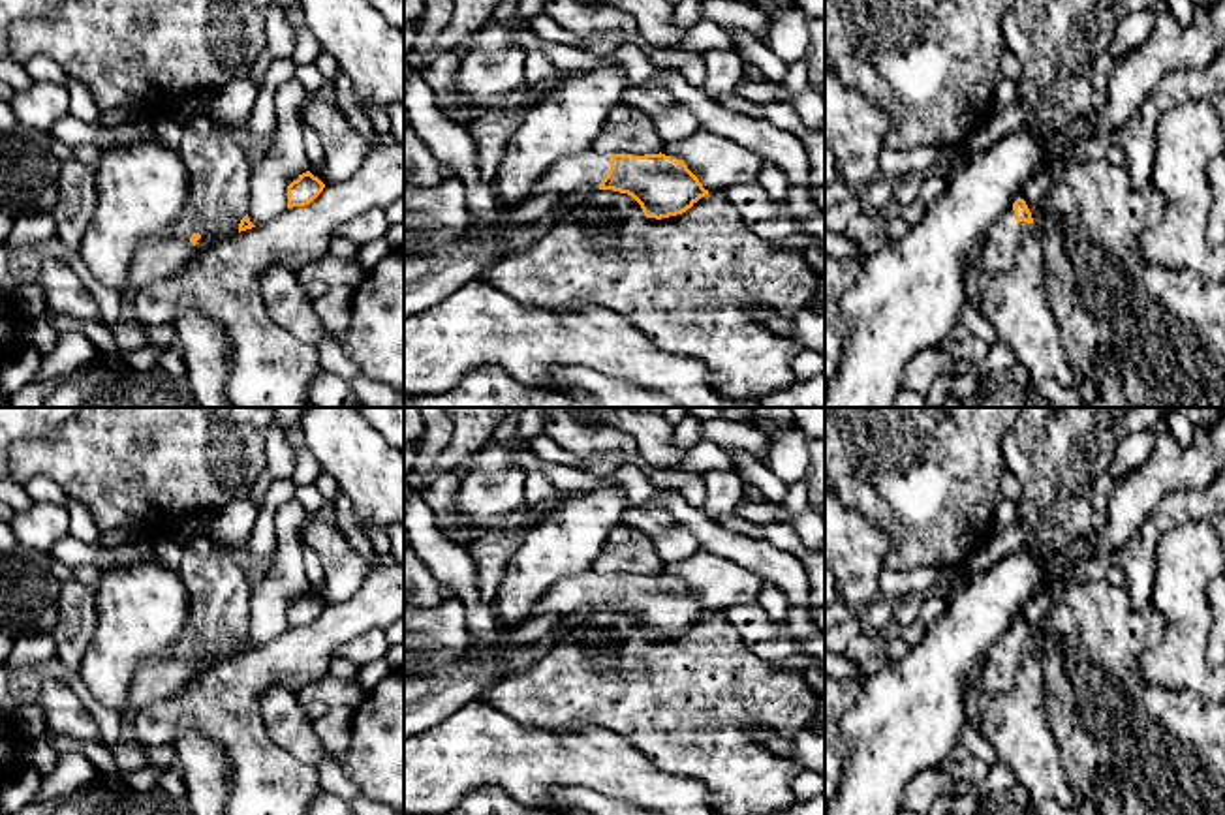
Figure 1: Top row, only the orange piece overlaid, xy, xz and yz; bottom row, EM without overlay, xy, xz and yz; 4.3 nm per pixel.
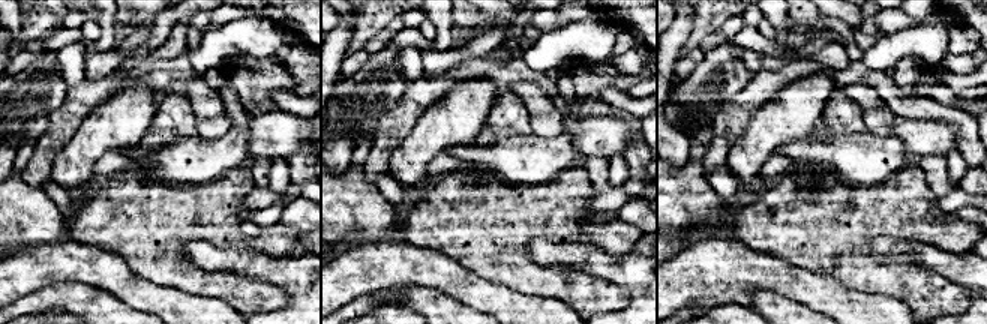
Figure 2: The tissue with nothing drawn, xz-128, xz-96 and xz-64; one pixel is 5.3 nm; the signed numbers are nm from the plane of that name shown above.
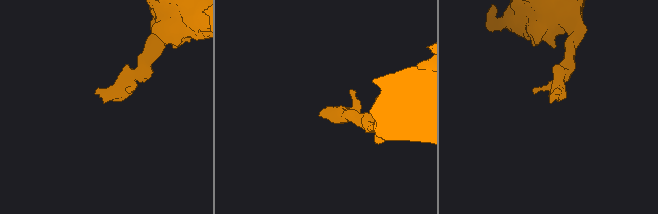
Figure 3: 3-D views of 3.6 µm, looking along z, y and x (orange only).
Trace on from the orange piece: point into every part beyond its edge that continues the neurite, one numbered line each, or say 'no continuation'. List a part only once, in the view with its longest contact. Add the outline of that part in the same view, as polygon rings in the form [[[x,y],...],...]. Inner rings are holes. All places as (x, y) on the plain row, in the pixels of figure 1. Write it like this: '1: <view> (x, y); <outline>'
1: xz (587, 590); [[[594,569],[579,577],[558,580],[534,607],[534,616],[567,614],[581,608],[599,610],[611,590],[611,575]]]

